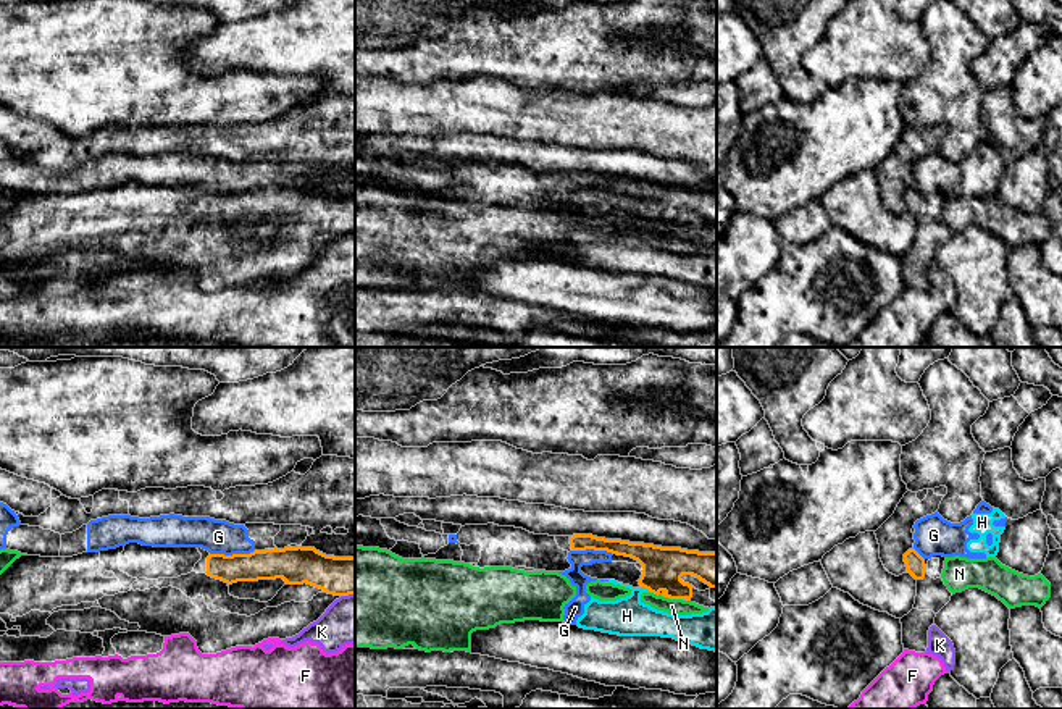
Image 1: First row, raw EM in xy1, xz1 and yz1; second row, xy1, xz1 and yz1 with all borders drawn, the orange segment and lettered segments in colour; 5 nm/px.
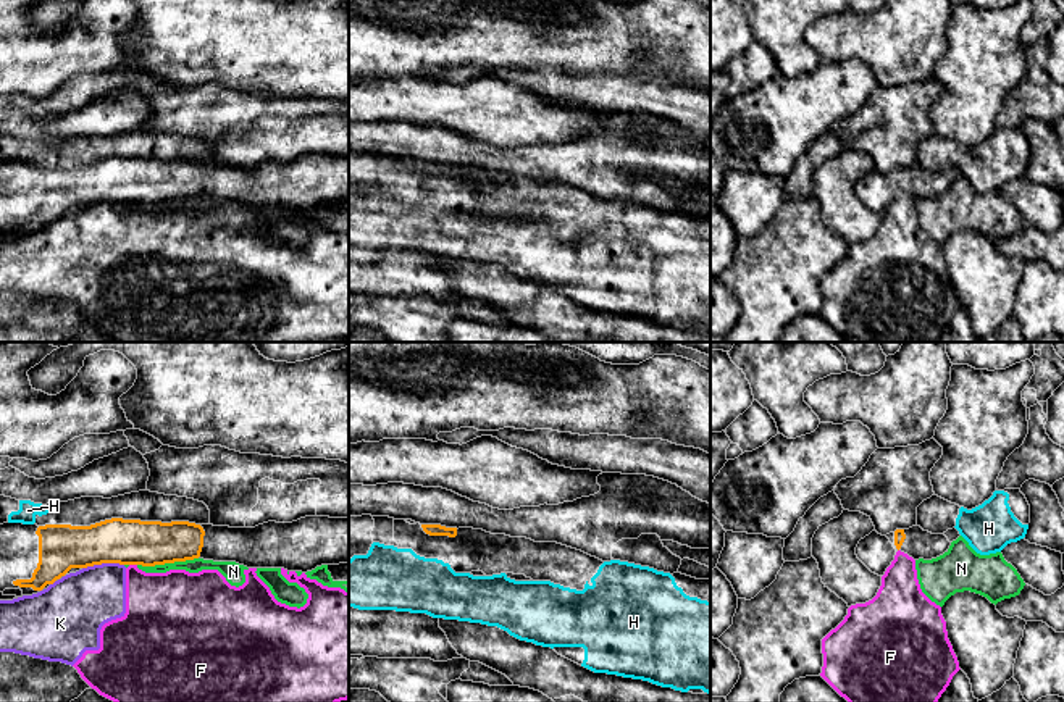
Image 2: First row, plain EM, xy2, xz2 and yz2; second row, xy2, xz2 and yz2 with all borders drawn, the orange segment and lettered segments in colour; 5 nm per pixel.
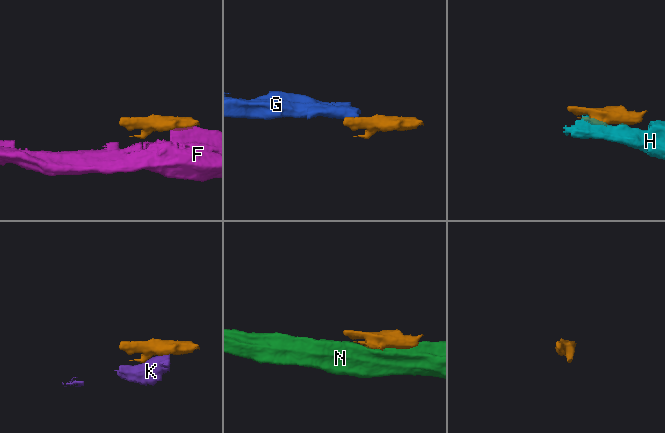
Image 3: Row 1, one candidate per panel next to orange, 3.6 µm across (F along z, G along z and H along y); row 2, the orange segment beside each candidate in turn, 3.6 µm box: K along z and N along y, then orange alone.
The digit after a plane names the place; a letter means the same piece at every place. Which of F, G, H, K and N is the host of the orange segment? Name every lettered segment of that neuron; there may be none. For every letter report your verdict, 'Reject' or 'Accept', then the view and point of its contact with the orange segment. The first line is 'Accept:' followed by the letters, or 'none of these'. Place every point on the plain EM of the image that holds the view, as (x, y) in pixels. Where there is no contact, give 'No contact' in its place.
Accept: none of these
F: Reject. Touches orange at xy2 (133, 202)
G: Reject. Touches orange at xy1 (233, 192)
H: Reject. Touches orange at xz1 (646, 226)
K: Reject. Touches orange at xy2 (102, 200)
N: Reject. Touches orange at xy2 (167, 200)

